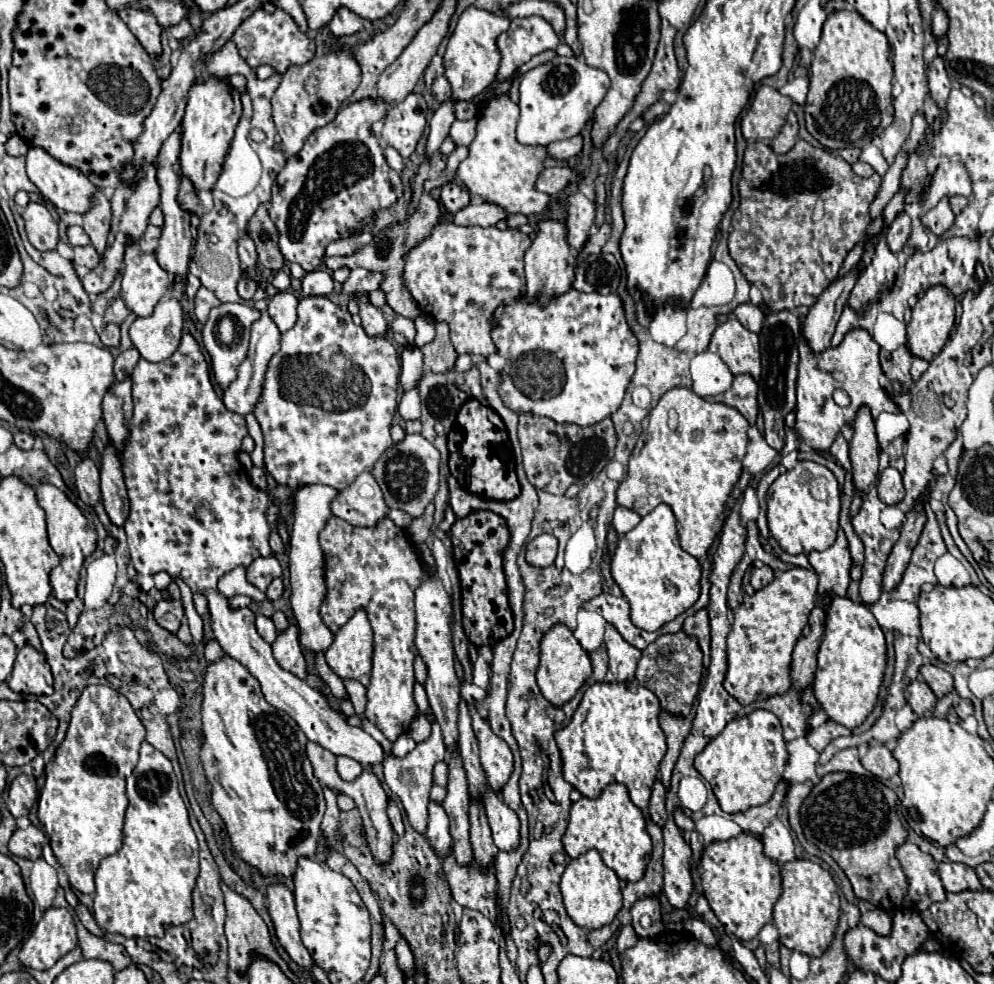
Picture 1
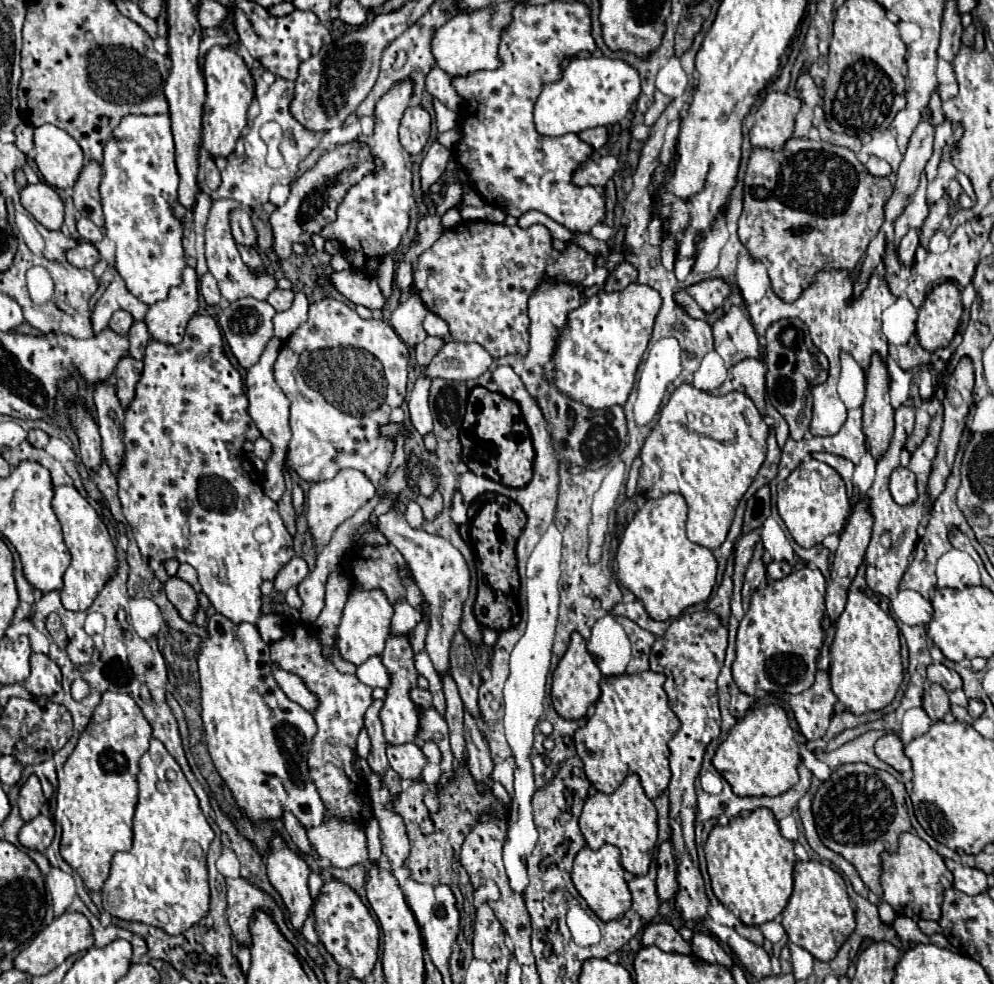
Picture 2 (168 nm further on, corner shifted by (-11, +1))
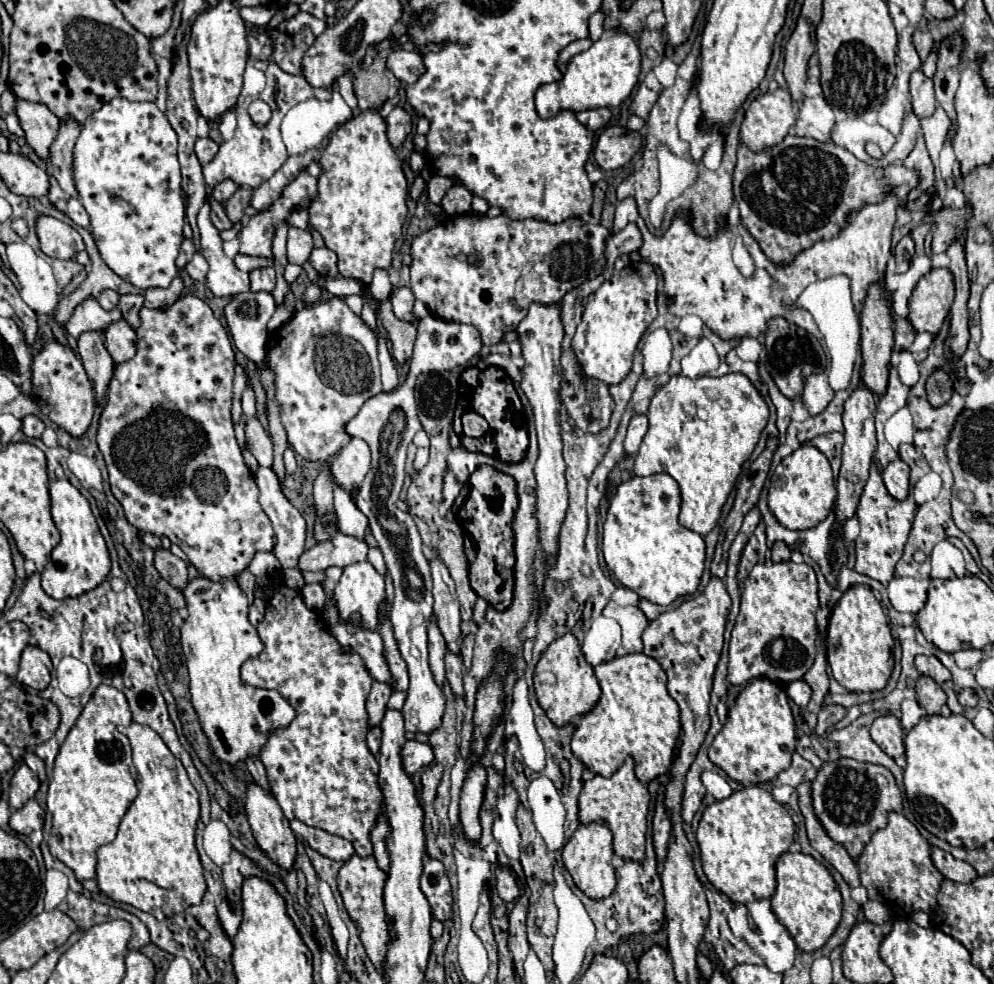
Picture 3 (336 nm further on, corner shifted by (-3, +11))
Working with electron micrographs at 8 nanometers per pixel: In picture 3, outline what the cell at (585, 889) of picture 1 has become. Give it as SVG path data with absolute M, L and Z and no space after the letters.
M597 822L581 824L563 848L563 864L567 872L571 874L575 886L593 900L603 900L611 896L611 892L617 886L611 858L613 858L613 834L607 826L597 824Z

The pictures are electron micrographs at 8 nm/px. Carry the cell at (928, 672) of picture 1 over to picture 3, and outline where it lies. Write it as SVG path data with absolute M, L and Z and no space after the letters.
M917 656L915 658L915 666L919 670L919 674L931 676L935 682L943 684L947 680L951 680L951 672L935 658L935 656Z

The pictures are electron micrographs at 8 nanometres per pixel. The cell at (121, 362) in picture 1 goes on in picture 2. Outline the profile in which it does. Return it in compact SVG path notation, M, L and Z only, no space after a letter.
M145 320L133 322L133 326L131 326L131 330L129 330L129 344L131 344L131 346L129 346L129 354L131 354L133 358L141 360L141 358L145 356L145 346L147 346L149 338L151 338L151 334L149 334L149 330L147 330Z

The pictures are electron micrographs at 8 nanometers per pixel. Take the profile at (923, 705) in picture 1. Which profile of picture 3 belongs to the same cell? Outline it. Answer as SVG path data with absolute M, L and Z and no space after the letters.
M921 676L917 680L917 702L921 708L927 710L927 714L939 714L945 700L947 700L947 696L945 696L943 688L933 678Z

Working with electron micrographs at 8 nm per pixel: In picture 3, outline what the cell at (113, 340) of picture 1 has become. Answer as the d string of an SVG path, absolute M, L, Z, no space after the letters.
M105 290L99 296L99 304L103 310L115 310L119 304L119 294L115 290Z

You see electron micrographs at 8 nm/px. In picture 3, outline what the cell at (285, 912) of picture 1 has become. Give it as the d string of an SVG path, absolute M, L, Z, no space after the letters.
M249 784L247 786L245 810L247 810L247 818L249 818L249 824L251 824L251 830L253 830L253 836L255 836L257 844L259 844L259 848L279 868L293 870L295 856L297 856L297 840L295 840L295 834L289 828L289 820L283 816L277 800L269 792L263 792L263 788L259 788L257 784Z

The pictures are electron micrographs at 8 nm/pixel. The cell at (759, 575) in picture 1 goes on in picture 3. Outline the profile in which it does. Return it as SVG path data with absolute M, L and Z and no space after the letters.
M775 542L771 548L771 560L773 562L787 562L791 556L791 550L783 542Z

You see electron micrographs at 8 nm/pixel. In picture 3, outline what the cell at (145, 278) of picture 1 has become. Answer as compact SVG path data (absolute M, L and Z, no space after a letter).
M127 98L107 102L99 112L93 112L87 118L87 124L83 126L75 144L73 166L79 200L91 216L91 234L103 262L135 288L167 288L177 274L175 258L183 242L181 230L185 224L177 134L167 116L155 106L155 102L131 102Z

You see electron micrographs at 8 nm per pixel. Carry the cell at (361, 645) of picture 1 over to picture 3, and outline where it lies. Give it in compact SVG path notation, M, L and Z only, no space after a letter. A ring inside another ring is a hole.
M367 560L343 568L343 576L335 586L335 602L341 622L377 630L383 598L383 576ZM353 614L359 614L361 622L349 622Z

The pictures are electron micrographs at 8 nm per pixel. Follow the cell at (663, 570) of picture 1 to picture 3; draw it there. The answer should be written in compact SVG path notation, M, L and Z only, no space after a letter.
M667 474L631 478L621 484L611 500L603 524L603 554L615 578L659 606L669 606L675 598L693 594L705 568L703 538L677 522L679 486Z

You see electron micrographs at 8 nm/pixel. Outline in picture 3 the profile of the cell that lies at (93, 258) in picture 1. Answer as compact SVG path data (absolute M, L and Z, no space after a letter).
M51 216L37 218L37 236L39 236L41 250L51 258L69 260L69 258L75 258L77 252L85 250L85 244L79 232Z

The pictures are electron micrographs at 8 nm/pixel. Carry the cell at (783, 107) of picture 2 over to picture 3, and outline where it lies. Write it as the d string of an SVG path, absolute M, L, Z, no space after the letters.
M785 88L757 96L745 112L741 124L741 140L753 152L779 144L795 124L793 100Z

